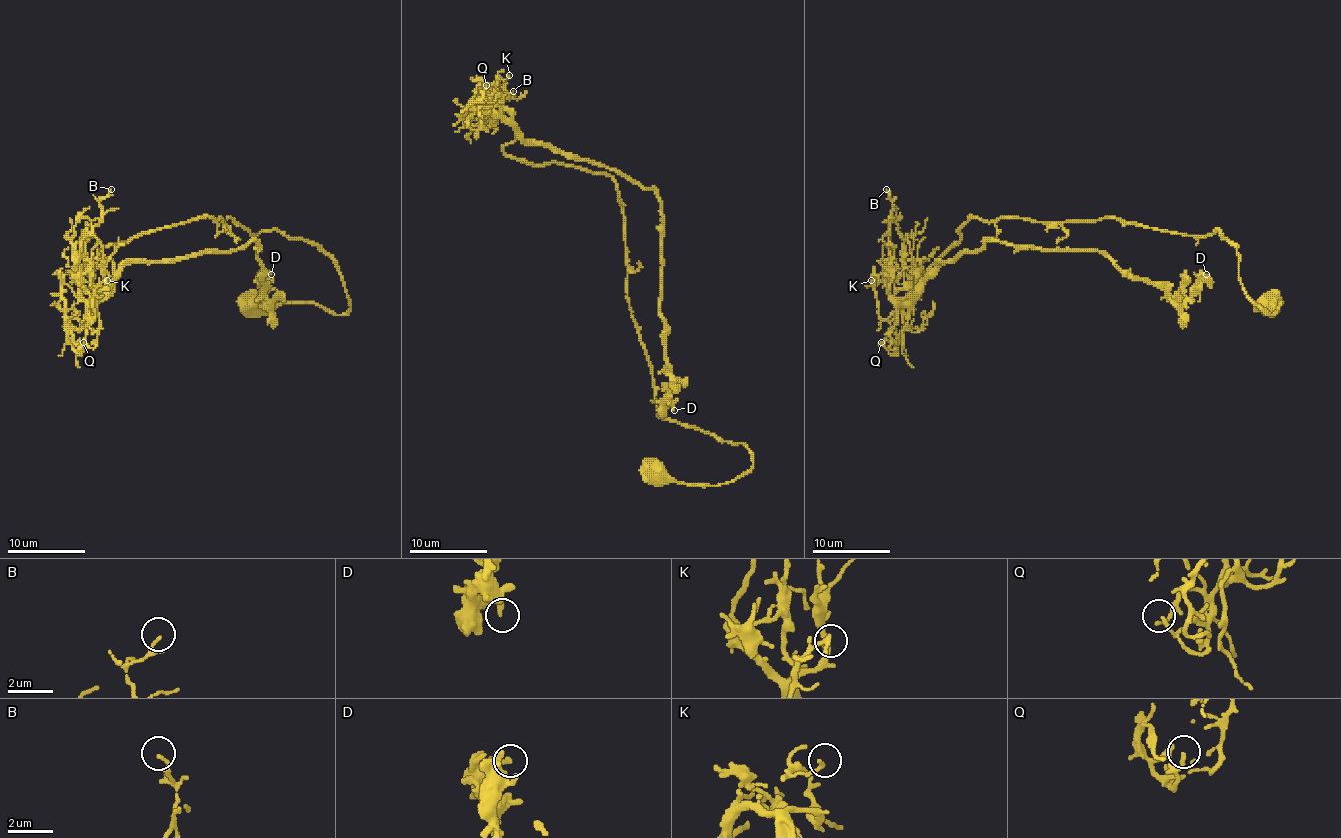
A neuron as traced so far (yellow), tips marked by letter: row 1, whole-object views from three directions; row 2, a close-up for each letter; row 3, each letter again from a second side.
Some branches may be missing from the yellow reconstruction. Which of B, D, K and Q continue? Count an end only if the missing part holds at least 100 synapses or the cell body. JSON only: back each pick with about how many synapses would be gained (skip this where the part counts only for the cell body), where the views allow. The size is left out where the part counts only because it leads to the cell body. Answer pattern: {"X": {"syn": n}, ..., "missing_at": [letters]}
{"missing_at": []}

